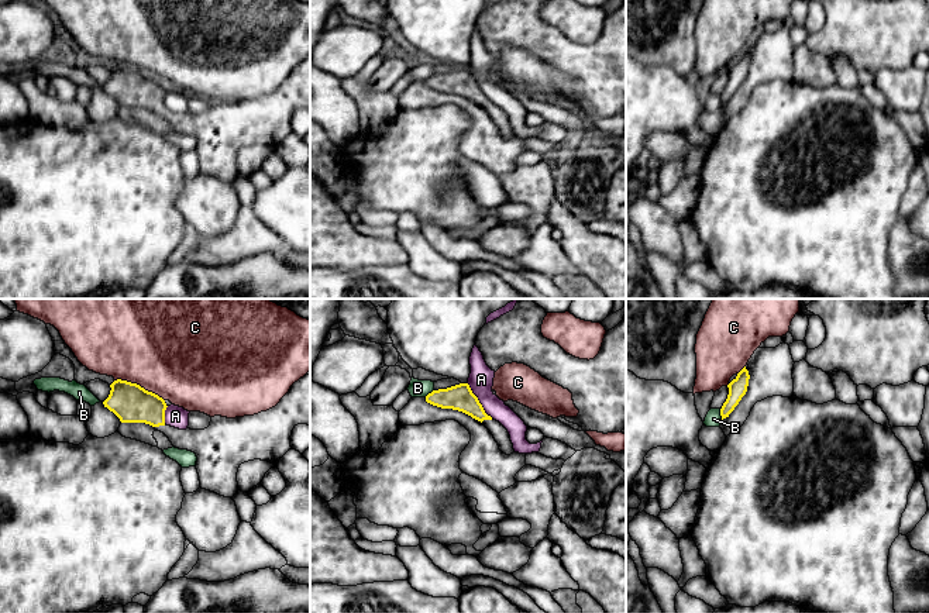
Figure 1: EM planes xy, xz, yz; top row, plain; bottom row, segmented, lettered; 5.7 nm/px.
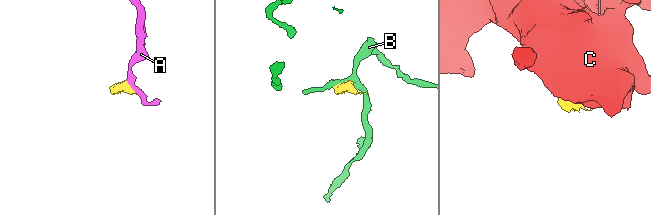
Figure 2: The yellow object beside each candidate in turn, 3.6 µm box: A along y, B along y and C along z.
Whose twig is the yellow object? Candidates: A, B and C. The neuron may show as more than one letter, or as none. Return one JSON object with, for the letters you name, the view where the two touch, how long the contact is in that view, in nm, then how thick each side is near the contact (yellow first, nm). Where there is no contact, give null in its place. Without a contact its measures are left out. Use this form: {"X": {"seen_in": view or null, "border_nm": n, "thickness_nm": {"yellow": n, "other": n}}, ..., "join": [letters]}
{"join": []}

